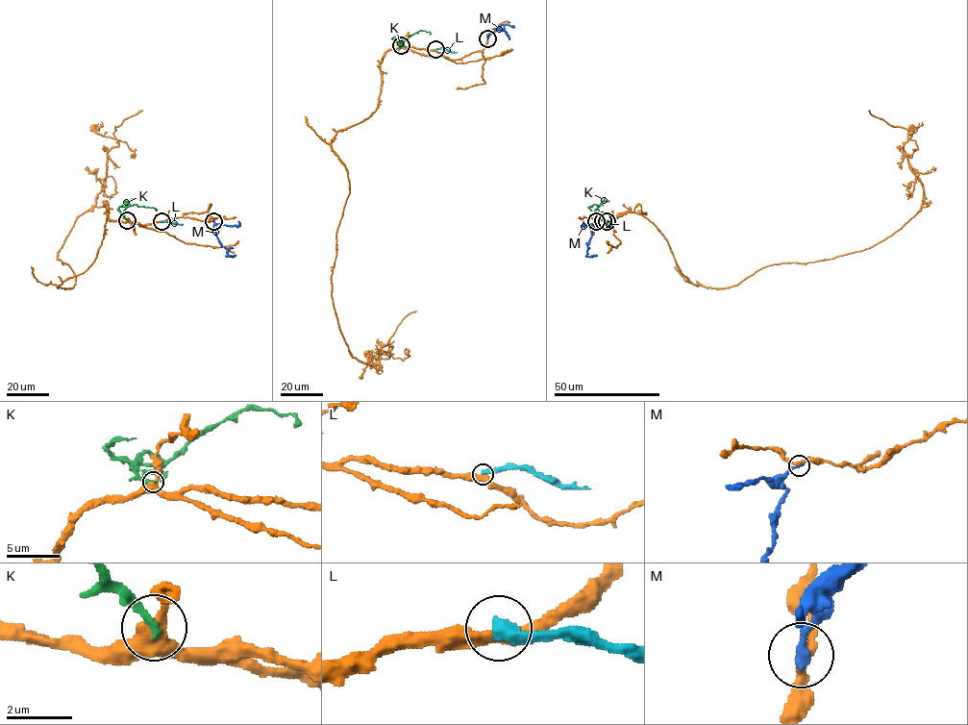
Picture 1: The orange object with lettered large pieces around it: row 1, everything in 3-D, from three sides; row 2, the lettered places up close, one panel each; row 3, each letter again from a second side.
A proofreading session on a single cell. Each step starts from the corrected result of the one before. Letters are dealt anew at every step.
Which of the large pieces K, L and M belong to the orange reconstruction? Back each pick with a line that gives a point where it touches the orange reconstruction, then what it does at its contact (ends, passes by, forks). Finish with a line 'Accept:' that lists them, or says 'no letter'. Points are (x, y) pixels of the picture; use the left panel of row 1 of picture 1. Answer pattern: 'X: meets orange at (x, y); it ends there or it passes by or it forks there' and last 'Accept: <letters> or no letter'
Accept: no letter

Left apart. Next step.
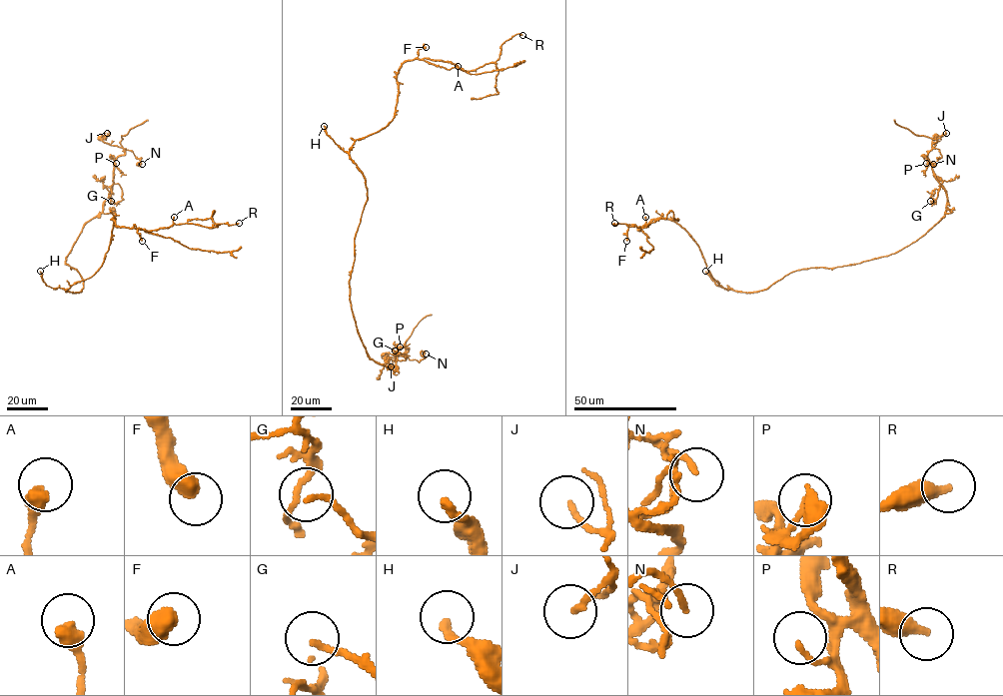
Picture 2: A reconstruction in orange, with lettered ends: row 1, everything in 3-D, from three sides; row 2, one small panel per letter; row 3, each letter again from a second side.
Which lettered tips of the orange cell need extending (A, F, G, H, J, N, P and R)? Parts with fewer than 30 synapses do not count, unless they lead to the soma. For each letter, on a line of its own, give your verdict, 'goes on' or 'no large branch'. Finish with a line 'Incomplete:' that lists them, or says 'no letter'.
A: goes on
F: no large branch
G: no large branch
H: no large branch
J: no large branch
N: no large branch
P: no large branch
R: goes on
Incomplete: A, R

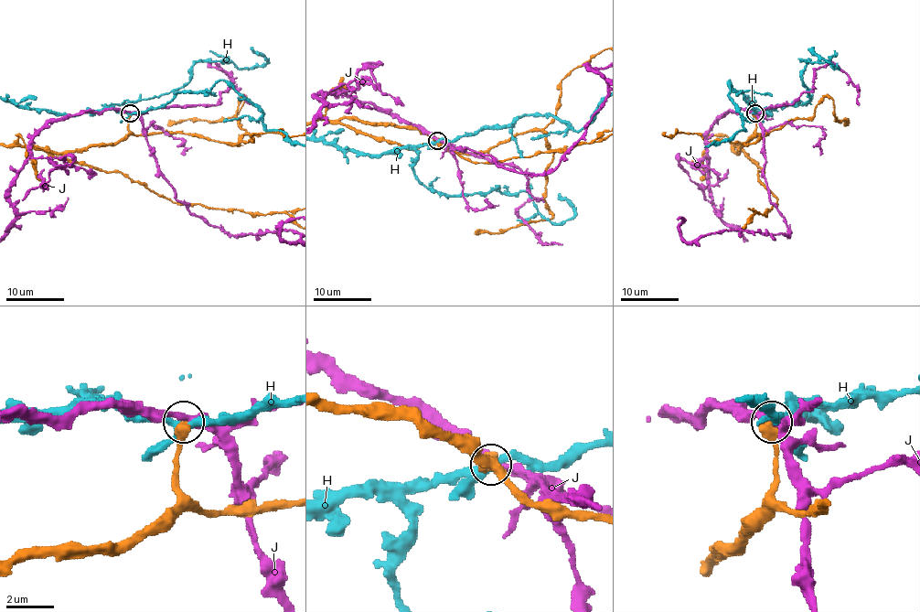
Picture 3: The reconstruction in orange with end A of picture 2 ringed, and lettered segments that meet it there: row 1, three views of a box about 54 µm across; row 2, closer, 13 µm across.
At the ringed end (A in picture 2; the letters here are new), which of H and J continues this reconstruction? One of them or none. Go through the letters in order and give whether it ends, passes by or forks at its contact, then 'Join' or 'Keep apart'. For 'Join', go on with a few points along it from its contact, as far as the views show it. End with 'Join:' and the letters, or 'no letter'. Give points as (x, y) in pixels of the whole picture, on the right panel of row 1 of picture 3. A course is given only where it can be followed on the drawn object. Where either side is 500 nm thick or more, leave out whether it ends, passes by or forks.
H: It forks there. Keep apart
J: It passes by. Keep apart
Join: no letter

